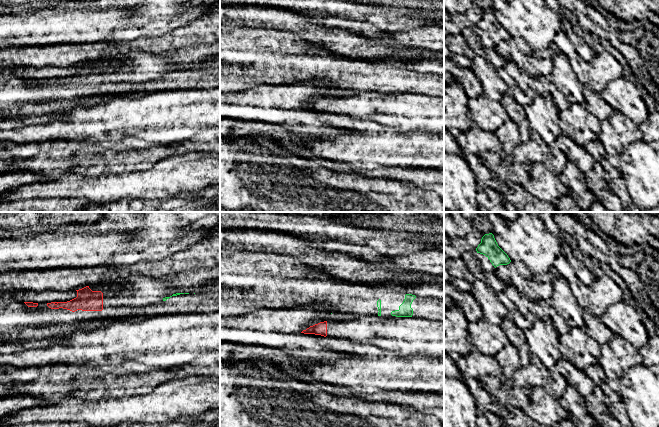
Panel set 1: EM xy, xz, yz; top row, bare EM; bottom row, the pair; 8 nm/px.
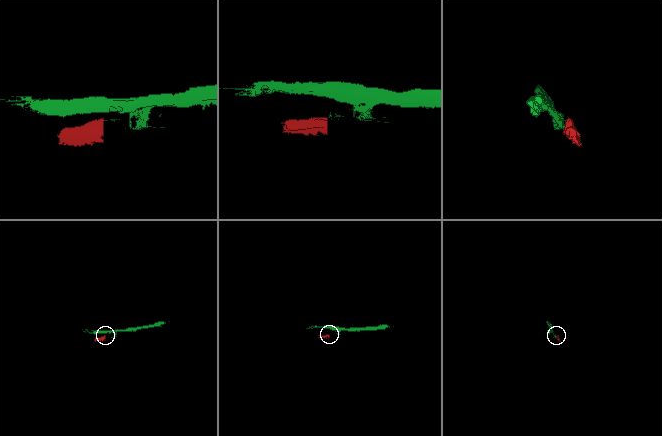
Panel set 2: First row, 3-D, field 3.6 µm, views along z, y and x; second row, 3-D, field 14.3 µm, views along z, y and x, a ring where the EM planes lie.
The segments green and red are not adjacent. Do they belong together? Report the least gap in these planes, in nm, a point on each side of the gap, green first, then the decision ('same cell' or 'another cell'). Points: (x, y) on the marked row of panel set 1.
80 nm apart; from green across xz (331, 313), (326, 321); another cell

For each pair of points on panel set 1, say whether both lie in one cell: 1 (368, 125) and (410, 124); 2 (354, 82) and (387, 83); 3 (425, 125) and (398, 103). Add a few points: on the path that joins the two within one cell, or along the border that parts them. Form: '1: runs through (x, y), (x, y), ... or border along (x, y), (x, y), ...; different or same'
1: border along (401, 129), (404, 131), (424, 131); different
2: runs through (363, 73), (381, 74); same
3: border along (425, 116), (432, 118); different

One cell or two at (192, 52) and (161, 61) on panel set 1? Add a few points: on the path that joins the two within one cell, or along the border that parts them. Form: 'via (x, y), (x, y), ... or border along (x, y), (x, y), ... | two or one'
via (184, 58), (169, 61) | one

